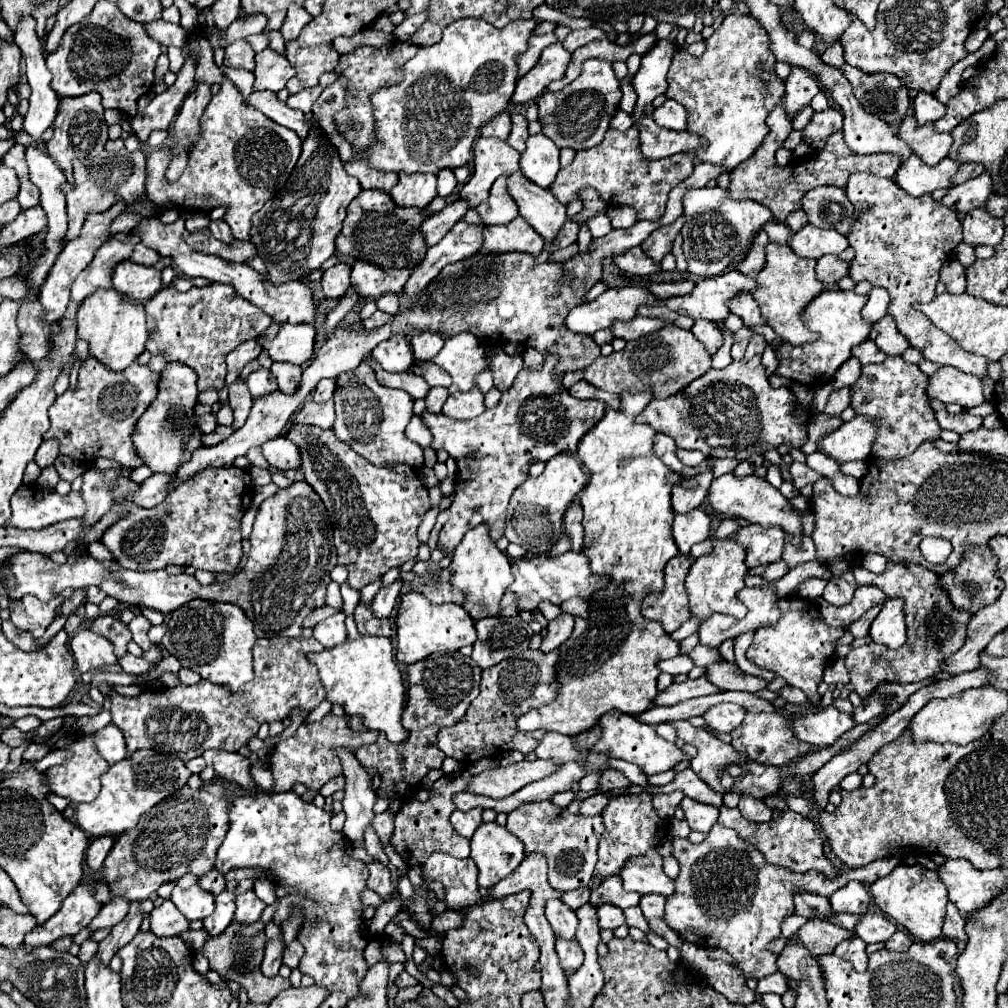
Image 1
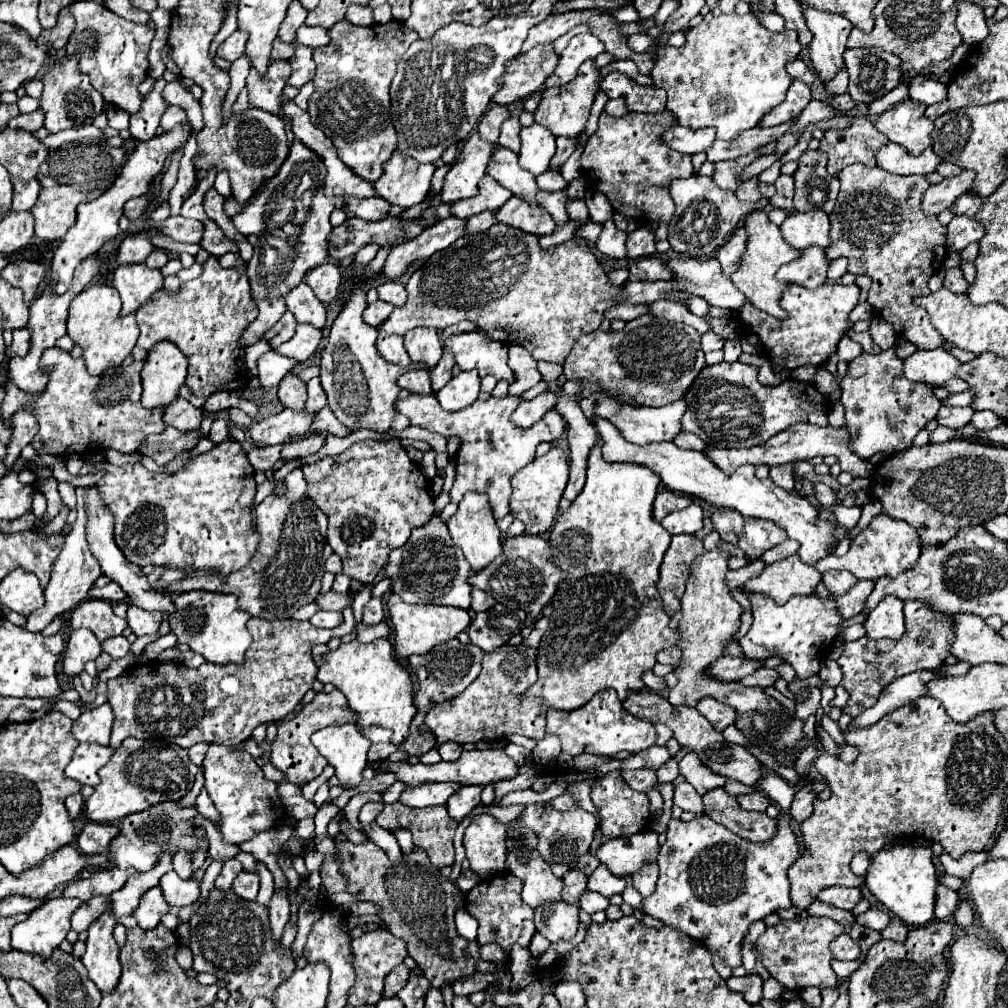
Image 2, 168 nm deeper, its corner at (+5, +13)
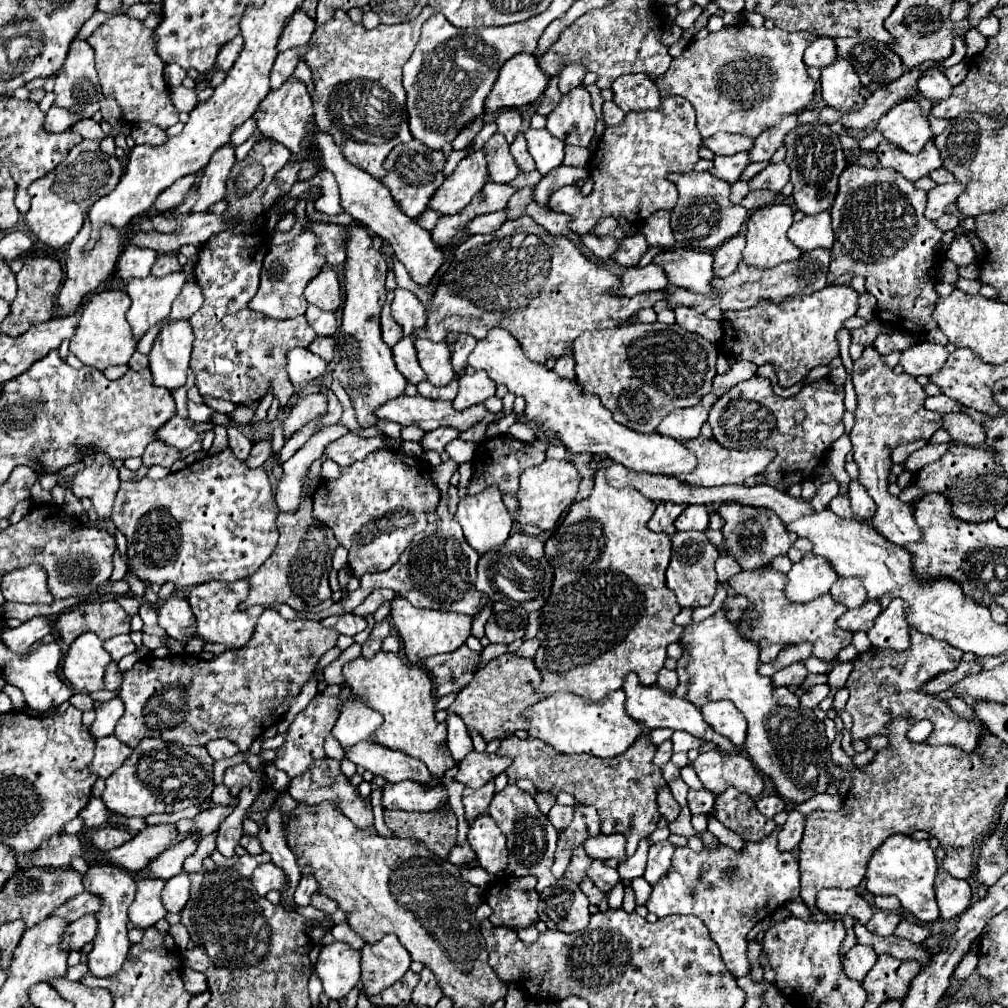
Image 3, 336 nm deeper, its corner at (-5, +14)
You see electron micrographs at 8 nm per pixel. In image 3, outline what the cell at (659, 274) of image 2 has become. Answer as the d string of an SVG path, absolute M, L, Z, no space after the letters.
M648 263L646 267L632 267L626 273L622 273L620 279L622 279L620 293L628 295L628 297L632 297L640 291L666 289L666 285L668 285L668 277L666 277L664 269L660 269L660 265L656 265L656 263Z

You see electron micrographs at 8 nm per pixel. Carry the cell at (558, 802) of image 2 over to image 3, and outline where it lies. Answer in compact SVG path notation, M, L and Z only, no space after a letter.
M554 805L552 809L550 809L550 813L548 813L548 819L552 821L552 825L560 831L560 829L564 829L566 825L570 825L570 821L572 821L572 817L574 817L574 807L572 805Z

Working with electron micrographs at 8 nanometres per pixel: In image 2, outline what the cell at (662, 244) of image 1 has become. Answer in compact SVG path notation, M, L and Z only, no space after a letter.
M640 226L634 232L628 232L628 240L626 240L626 256L628 258L646 258L652 256L656 252L656 240L654 234L648 226Z

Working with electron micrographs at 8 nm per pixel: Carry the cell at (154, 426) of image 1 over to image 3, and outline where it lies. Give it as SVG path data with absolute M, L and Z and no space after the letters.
M172 321L158 333L148 353L152 383L164 389L176 389L186 383L190 369L190 351L194 333L188 321Z

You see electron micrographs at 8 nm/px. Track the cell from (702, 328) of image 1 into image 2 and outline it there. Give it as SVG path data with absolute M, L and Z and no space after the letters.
M708 332L708 334L702 334L702 350L704 352L712 352L712 350L722 350L724 346L724 340L720 336L716 336L714 332Z

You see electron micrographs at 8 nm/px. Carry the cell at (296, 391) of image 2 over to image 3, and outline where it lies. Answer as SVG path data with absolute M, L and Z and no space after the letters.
M312 393L312 395L306 395L302 399L298 399L298 403L290 409L290 415L284 419L284 435L286 439L298 431L304 423L320 417L326 409L326 397L322 393Z

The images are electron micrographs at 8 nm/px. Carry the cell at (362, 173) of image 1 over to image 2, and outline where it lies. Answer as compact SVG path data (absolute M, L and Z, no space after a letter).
M348 20L336 22L328 30L328 34L330 34L330 42L314 50L316 76L314 76L314 92L308 100L308 114L314 126L320 126L320 130L332 140L340 160L346 166L350 166L358 176L374 184L382 174L382 164L392 156L398 144L394 122L390 116L390 82L396 74L398 60L418 38L418 34L414 34L414 30L406 28L404 24L400 26L398 22L372 24L362 28L350 24Z

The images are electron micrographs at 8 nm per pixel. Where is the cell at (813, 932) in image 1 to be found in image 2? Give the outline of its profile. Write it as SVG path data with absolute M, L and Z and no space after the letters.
M810 916L806 920L780 920L776 926L768 926L766 932L756 940L756 950L760 952L764 968L776 978L784 988L800 992L804 988L836 988L838 976L834 974L830 962L830 942L842 934L842 926L830 918Z

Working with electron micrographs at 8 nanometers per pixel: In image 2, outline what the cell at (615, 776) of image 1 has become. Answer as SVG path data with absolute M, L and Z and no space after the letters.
M638 768L638 770L624 770L622 772L624 780L630 784L632 790L638 790L638 792L648 792L656 786L656 770L652 768Z

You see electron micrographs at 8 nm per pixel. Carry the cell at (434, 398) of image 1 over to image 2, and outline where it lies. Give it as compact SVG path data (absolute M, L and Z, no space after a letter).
M444 352L442 354L442 360L438 362L438 366L430 372L432 374L432 386L434 386L434 392L438 392L440 388L444 388L450 378L452 378L452 368L454 368L454 358L450 352Z

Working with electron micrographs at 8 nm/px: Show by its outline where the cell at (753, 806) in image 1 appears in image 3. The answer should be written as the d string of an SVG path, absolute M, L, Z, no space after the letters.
M770 795L770 797L758 797L756 799L756 807L762 815L766 817L774 817L776 813L780 813L784 809L784 801L776 795Z

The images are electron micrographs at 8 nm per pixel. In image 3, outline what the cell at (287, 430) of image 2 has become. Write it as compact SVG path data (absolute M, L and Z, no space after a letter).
M262 439L258 443L254 443L250 457L246 459L248 467L260 467L264 465L264 461L268 461L272 457L272 441L270 439Z

